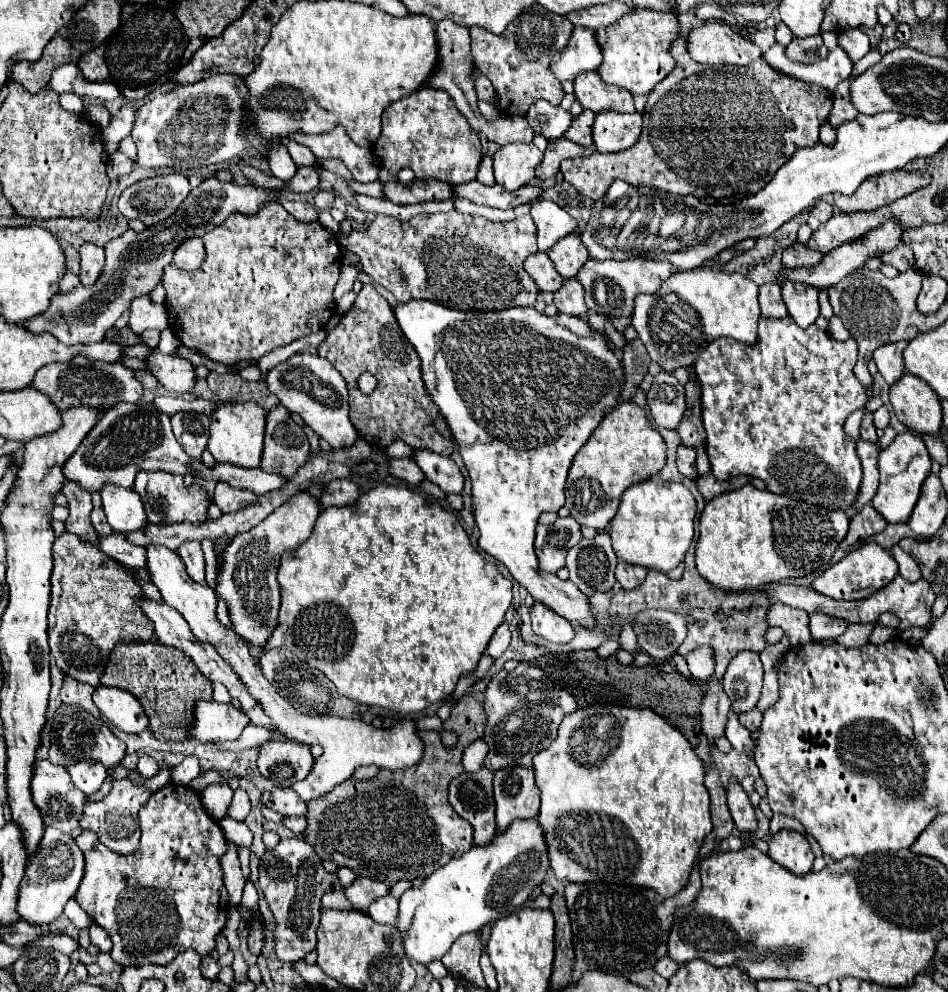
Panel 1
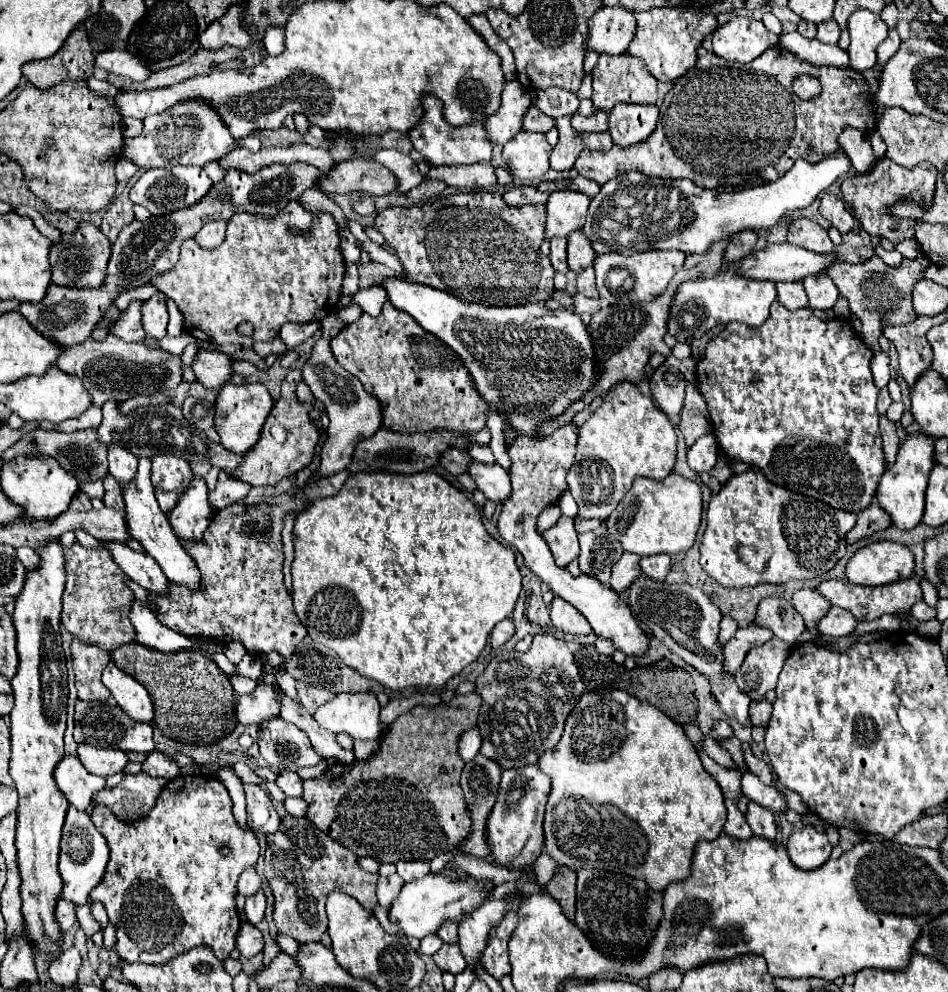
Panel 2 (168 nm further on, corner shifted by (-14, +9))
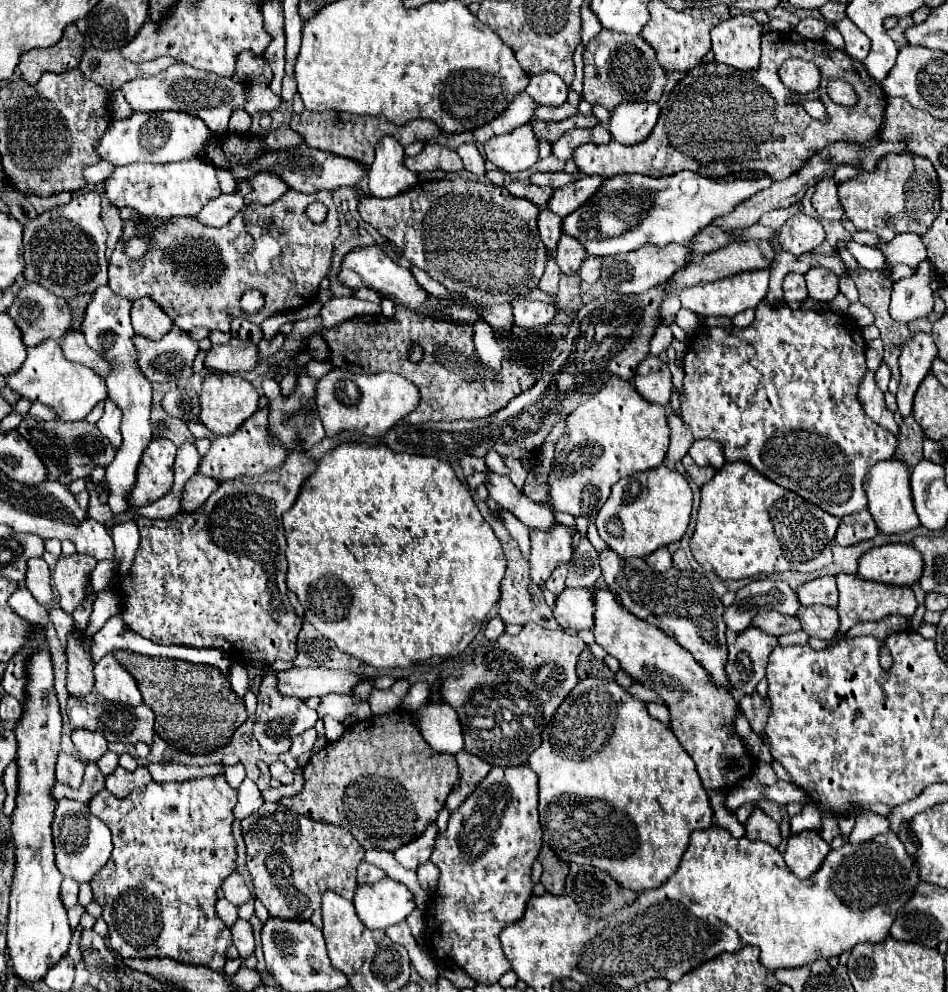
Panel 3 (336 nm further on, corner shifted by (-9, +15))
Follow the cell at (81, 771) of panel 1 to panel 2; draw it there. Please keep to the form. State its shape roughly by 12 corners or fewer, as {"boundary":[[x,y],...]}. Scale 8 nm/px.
{"boundary":[[79,745],[87,771],[109,777],[127,763],[123,751]]}

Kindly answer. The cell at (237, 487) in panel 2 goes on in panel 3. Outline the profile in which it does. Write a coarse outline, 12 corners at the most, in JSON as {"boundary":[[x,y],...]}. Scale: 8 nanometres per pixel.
{"boundary":[[194,475],[184,489],[182,509],[204,505],[218,489],[212,477]]}

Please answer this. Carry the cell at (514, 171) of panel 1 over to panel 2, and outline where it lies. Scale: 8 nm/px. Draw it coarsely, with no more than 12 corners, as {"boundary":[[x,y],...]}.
{"boundary":[[521,131],[503,147],[513,177],[549,171],[551,145],[543,133]]}

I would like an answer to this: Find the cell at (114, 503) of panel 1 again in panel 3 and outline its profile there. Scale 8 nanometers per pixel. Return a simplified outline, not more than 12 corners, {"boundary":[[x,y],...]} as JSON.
{"boundary":[[106,401],[106,411],[96,423],[114,449],[122,447],[120,409]]}

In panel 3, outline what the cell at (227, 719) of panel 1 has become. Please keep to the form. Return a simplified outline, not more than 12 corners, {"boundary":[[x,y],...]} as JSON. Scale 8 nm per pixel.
{"boundary":[[332,669],[278,671],[286,697],[350,693],[362,677]]}

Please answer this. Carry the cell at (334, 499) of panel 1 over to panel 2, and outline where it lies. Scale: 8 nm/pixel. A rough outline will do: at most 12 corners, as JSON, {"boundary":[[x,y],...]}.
{"boundary":[[349,471],[219,509],[181,539],[201,589],[149,593],[187,637],[279,651],[307,635],[283,585],[283,517]]}

